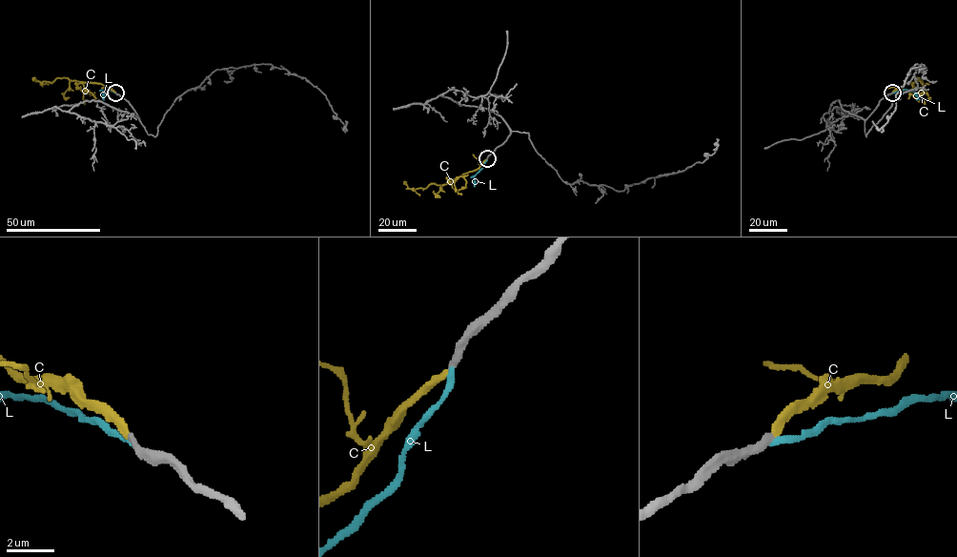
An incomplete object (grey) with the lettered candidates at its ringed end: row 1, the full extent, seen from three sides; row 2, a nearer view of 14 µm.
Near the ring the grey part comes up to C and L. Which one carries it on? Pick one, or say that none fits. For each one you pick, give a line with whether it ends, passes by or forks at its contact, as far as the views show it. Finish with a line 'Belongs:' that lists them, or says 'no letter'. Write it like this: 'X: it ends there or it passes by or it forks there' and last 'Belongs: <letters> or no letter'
C: it ends there
Belongs: C

